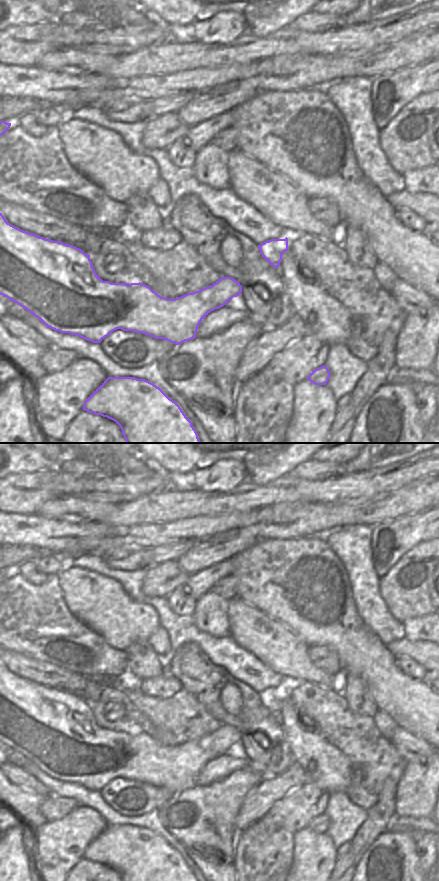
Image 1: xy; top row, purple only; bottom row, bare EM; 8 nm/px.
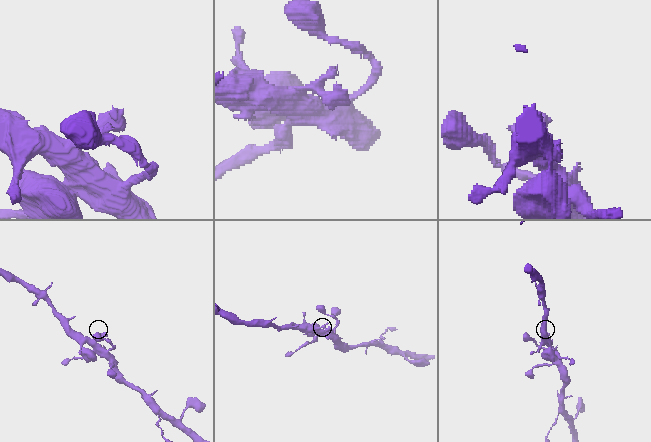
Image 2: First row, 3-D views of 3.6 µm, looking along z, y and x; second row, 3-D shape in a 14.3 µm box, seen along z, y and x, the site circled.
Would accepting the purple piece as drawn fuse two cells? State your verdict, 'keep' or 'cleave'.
keep

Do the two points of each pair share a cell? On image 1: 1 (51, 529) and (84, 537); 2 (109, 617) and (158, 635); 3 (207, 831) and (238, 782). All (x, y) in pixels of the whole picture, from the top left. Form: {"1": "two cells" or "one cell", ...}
{"1": "one cell", "2": "two cells", "3": "one cell"}

